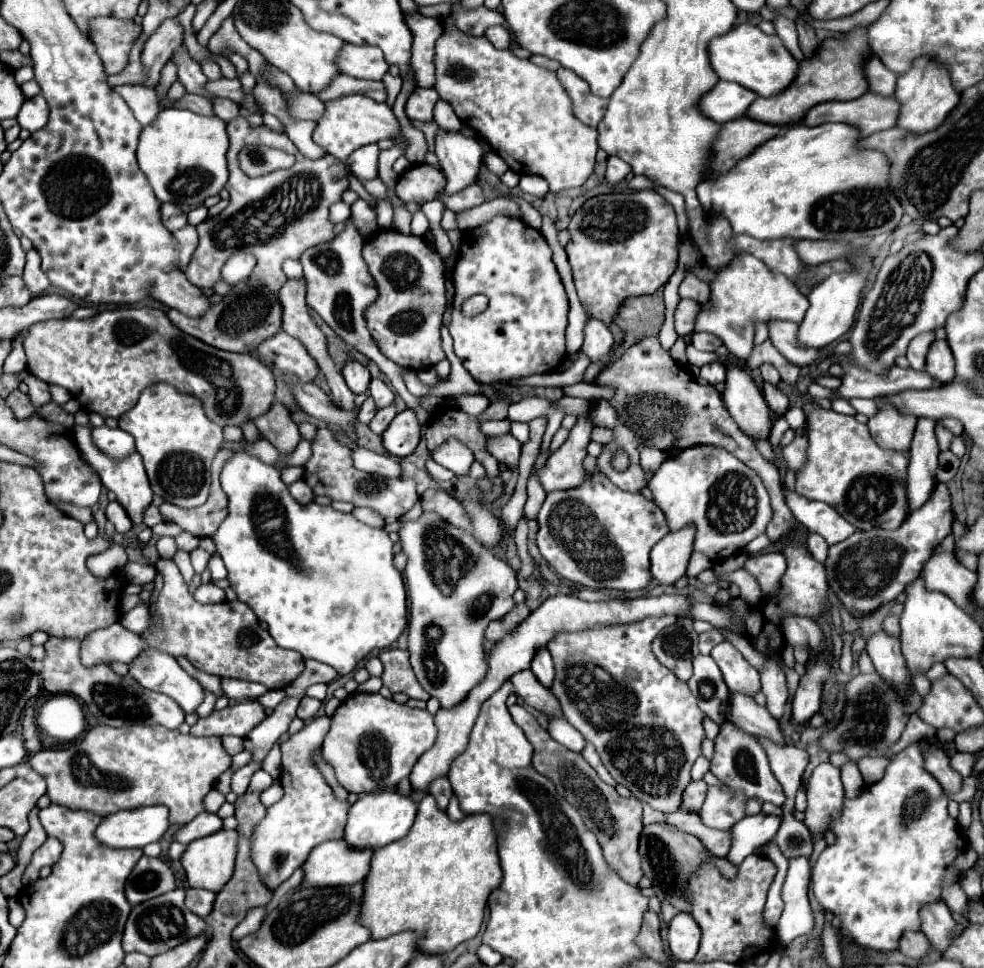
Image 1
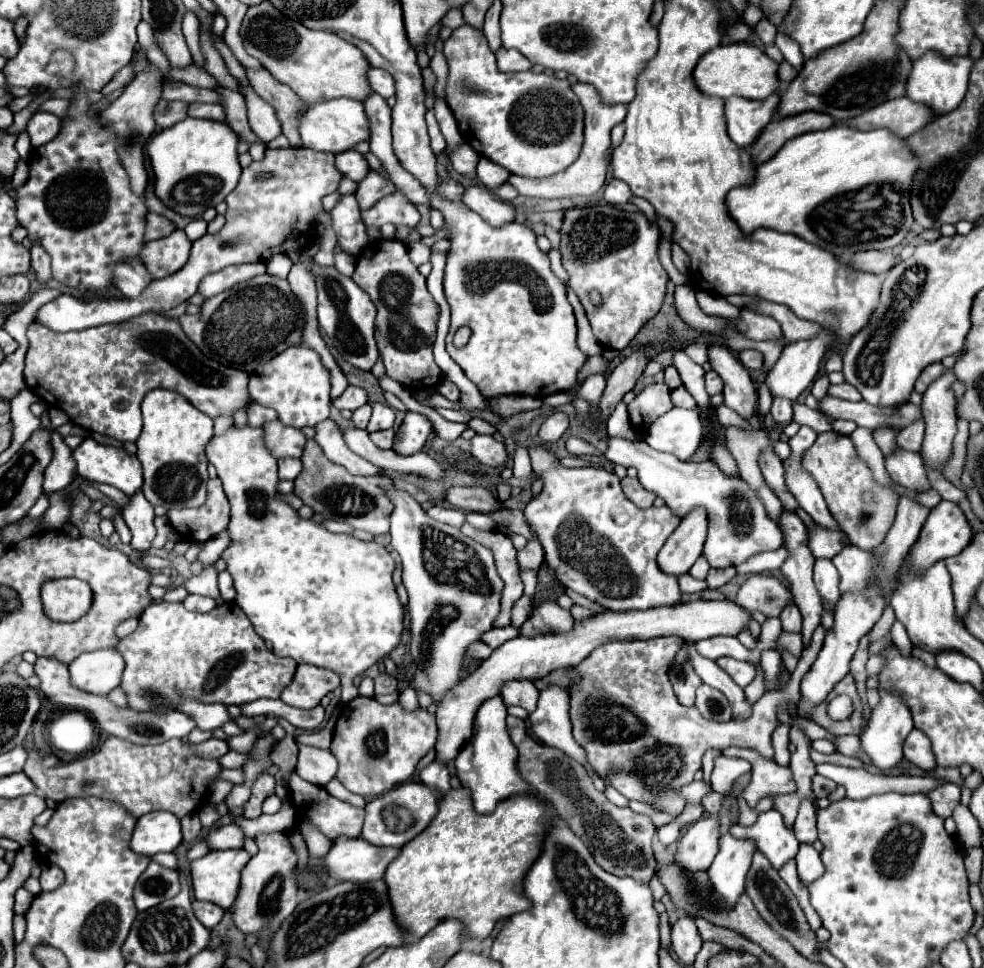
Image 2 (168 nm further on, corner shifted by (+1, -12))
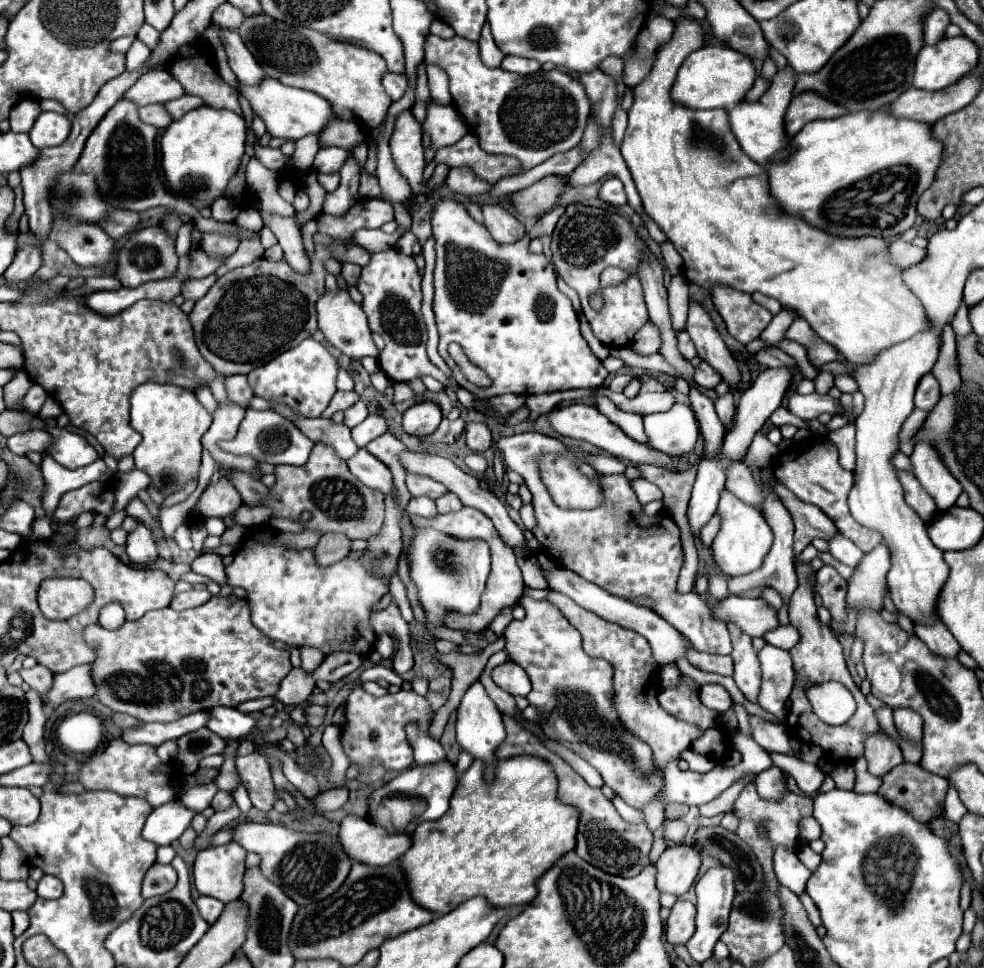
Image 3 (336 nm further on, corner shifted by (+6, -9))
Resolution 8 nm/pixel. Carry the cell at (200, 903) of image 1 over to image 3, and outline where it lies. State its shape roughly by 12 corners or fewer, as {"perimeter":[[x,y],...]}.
{"perimeter":[[198,897],[200,915],[210,925],[224,911],[224,903],[214,897]]}

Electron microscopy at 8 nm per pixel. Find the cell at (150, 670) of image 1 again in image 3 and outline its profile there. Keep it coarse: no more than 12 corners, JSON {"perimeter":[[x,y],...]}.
{"perimeter":[[234,707],[210,709],[208,729],[222,739],[246,739],[258,725]]}

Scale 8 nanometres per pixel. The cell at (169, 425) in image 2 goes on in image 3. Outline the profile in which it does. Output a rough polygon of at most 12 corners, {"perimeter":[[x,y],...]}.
{"perimeter":[[178,385],[130,397],[136,469],[164,495],[198,475],[212,415]]}

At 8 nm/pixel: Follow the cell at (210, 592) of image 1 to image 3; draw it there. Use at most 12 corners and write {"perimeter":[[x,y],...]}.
{"perimeter":[[206,589],[178,593],[170,607],[174,611],[204,605],[212,595]]}

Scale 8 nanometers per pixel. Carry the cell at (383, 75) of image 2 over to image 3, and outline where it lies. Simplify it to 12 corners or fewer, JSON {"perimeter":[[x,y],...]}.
{"perimeter":[[386,73],[382,79],[386,93],[398,101],[408,89],[404,73]]}

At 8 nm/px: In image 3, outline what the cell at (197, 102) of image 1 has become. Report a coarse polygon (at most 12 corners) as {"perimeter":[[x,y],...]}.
{"perimeter":[[146,105],[140,119],[158,129],[166,129],[172,117],[164,105]]}

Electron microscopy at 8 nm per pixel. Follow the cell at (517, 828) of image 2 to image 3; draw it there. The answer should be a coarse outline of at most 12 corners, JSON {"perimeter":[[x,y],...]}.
{"perimeter":[[540,757],[476,759],[400,859],[434,913],[530,903],[580,811]]}

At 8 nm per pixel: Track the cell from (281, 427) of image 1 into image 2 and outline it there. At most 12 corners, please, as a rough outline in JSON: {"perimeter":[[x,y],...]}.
{"perimeter":[[249,404],[249,426],[261,428],[265,422],[277,420],[275,410]]}

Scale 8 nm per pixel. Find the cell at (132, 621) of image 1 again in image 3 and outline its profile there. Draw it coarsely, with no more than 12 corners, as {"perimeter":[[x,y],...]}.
{"perimeter":[[112,601],[102,607],[98,623],[104,629],[124,625],[124,609]]}

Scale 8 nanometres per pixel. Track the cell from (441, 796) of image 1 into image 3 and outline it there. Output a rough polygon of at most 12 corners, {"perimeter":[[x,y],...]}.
{"perimeter":[[410,723],[406,735],[416,765],[446,759],[440,741],[428,729]]}

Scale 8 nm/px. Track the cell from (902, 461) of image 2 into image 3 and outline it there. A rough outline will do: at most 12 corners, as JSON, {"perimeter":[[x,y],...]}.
{"perimeter":[[898,471],[908,505],[930,523],[938,513],[912,473]]}

